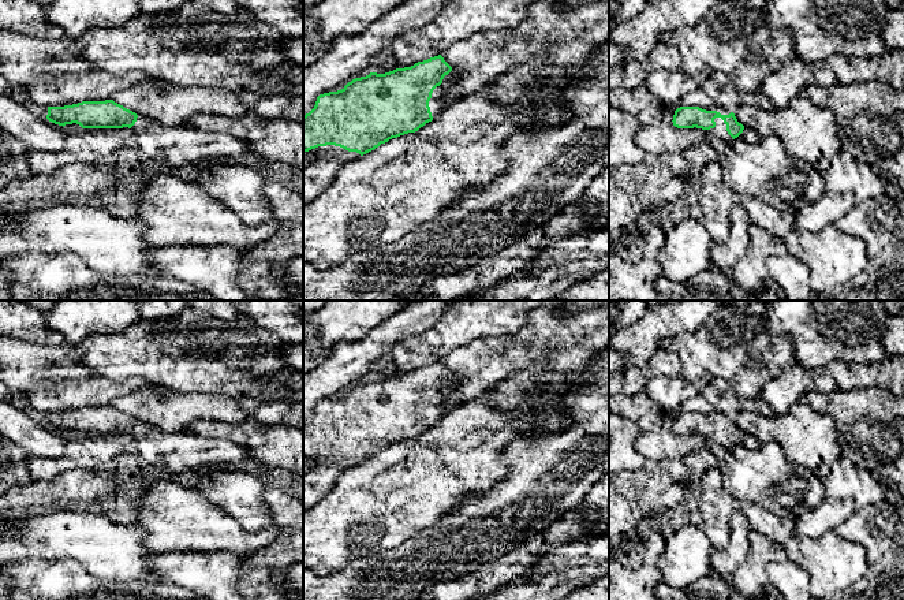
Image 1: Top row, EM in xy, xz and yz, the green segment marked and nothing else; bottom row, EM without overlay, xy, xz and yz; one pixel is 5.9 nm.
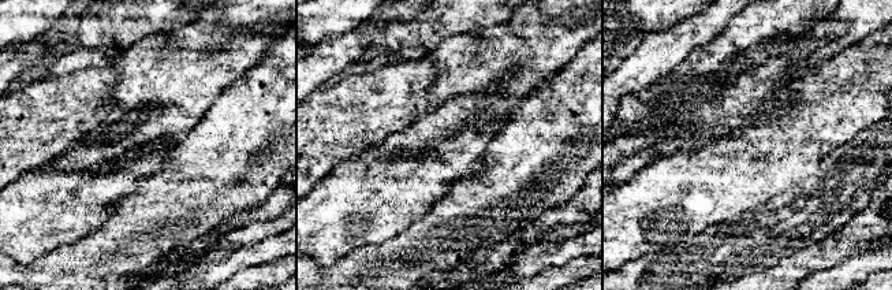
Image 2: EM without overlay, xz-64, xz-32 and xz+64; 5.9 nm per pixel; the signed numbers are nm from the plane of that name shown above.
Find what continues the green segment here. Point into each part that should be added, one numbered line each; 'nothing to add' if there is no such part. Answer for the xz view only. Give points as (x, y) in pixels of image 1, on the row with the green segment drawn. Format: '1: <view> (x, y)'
1: xz (440, 100)
2: xz (318, 174)

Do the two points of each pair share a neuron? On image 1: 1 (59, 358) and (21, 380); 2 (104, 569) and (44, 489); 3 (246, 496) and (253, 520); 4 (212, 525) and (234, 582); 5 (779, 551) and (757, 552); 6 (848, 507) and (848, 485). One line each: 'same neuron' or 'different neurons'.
1: same neuron
2: different neurons
3: same neuron
4: different neurons
5: same neuron
6: different neurons

